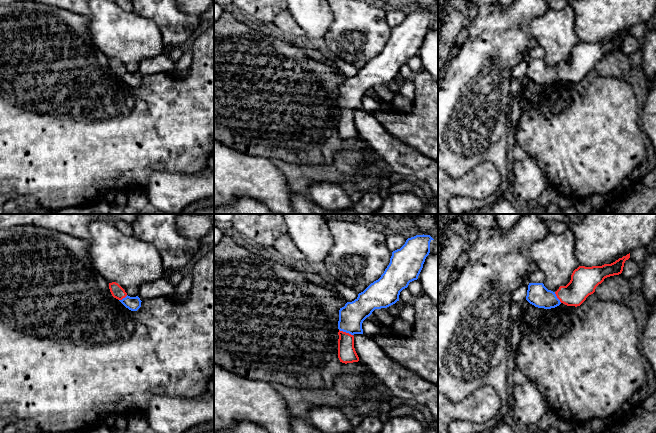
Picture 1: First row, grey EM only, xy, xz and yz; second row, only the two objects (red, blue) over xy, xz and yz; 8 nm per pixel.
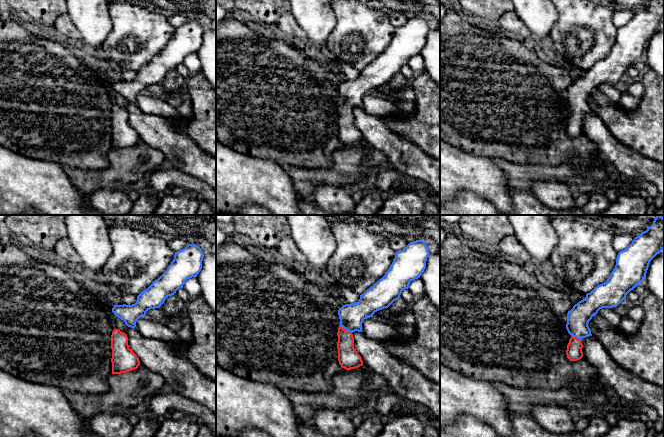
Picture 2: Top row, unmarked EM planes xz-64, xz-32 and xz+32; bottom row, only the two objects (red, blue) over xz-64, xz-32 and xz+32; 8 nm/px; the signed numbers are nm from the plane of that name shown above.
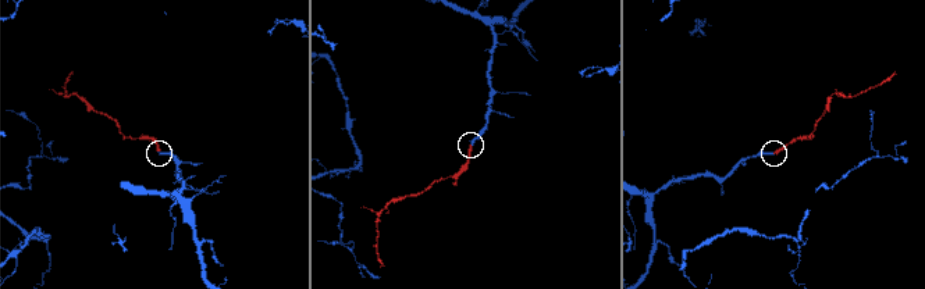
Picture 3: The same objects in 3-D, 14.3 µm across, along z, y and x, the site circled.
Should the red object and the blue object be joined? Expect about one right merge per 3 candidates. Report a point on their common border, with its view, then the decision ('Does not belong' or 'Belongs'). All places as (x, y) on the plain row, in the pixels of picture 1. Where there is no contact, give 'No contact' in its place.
Touches red at xz (345, 108). Belongs

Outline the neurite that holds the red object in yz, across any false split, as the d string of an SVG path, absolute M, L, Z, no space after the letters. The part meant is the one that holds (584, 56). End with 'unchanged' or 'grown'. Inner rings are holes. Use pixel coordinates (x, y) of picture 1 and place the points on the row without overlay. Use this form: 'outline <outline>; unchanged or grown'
outline M630 29L611 40L579 42L573 47L570 58L566 62L560 62L556 68L548 66L543 59L529 59L526 76L535 83L544 85L555 84L561 79L580 82L605 54L621 50L624 39L629 34Z; grown

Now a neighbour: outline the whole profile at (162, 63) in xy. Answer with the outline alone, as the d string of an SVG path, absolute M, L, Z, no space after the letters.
M165 52L151 59L143 59L139 64L138 73L142 78L156 73L172 73L175 66L176 63L168 52Z

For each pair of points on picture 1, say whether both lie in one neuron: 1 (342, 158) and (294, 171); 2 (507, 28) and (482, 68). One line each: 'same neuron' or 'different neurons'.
1: same neuron
2: same neuron

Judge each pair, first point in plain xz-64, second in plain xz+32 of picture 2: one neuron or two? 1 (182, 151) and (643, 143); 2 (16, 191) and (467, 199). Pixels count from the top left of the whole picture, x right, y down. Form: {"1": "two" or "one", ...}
{"1": "two", "2": "two"}

